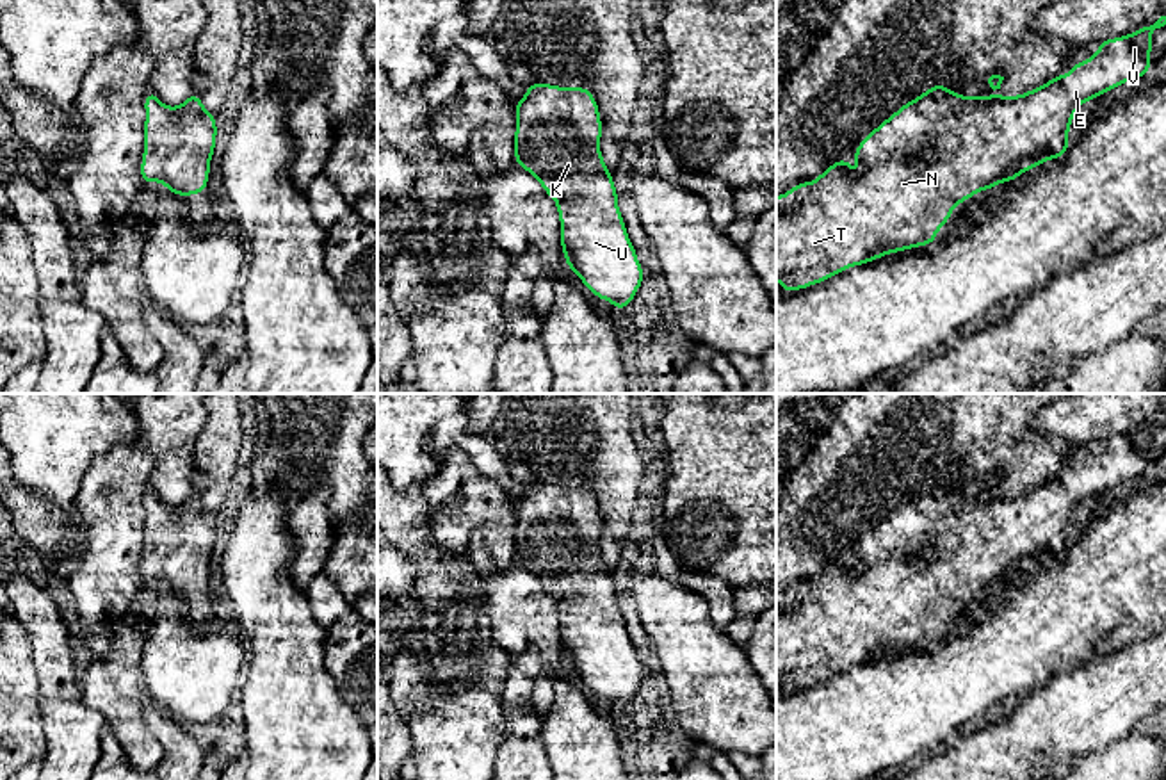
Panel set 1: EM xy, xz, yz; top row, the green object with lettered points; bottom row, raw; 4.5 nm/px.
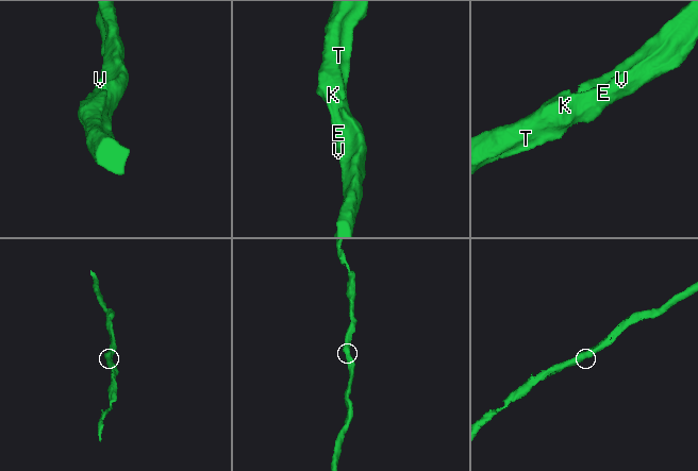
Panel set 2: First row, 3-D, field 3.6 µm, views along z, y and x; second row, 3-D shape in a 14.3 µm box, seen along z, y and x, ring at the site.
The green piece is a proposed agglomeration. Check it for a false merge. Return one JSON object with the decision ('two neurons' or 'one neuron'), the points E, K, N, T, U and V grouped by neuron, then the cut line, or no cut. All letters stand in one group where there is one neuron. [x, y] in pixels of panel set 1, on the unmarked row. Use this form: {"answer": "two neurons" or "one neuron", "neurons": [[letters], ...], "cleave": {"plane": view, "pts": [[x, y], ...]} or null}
{"answer": "one neuron", "neurons": [["E", "K", "N", "T", "U", "V"]], "cleave": null}

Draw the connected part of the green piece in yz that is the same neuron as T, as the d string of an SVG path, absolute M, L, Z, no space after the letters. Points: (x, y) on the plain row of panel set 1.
M1161 415L1154 424L1123 436L1098 442L1089 459L1070 467L1047 483L1018 495L961 495L942 483L931 484L895 509L888 518L863 536L853 552L860 570L849 570L849 559L840 557L826 566L817 579L796 582L789 591L776 595L776 678L783 691L794 691L828 680L853 664L863 664L890 652L936 641L942 623L949 622L952 607L981 589L1000 581L1013 581L1047 559L1065 556L1070 540L1068 529L1077 508L1121 483L1148 475L1152 459L1152 431L1166 424Z

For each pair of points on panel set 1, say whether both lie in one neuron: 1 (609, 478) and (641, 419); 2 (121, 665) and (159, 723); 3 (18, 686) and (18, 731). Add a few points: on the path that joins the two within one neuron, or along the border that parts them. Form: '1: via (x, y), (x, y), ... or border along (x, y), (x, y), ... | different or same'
1: border along (631, 412), (631, 431), (638, 440) | different
2: border along (148, 727), (161, 745), (161, 761) | different
3: via (18, 697), (18, 720) | same

